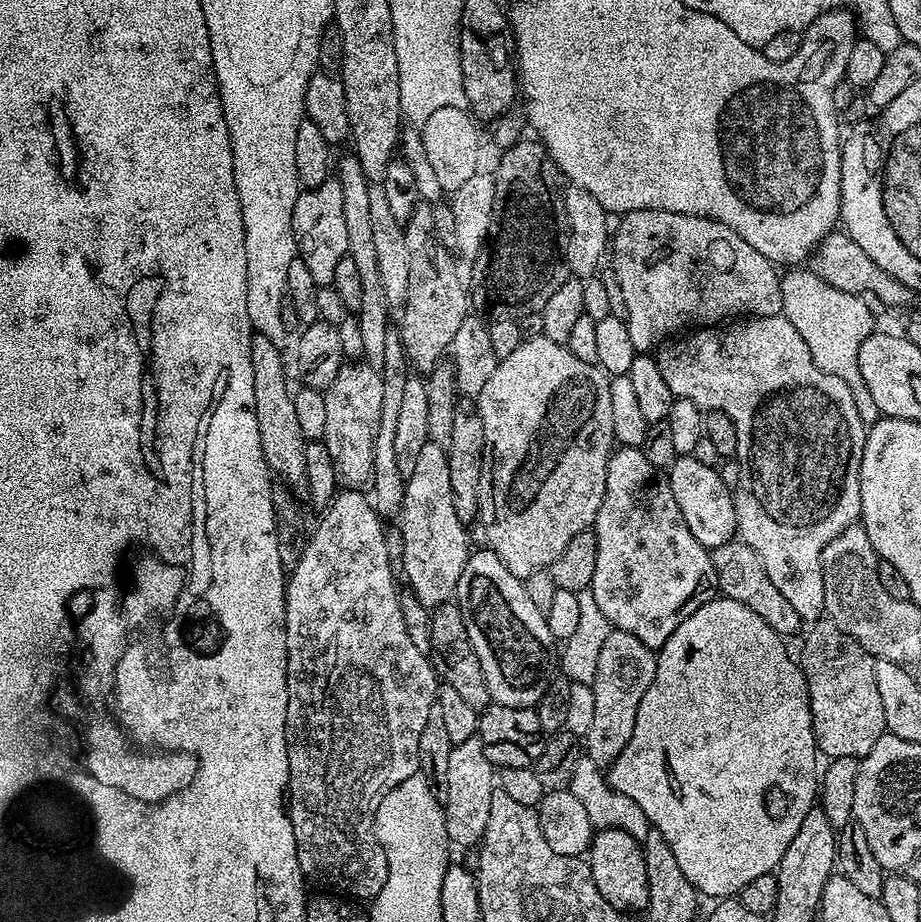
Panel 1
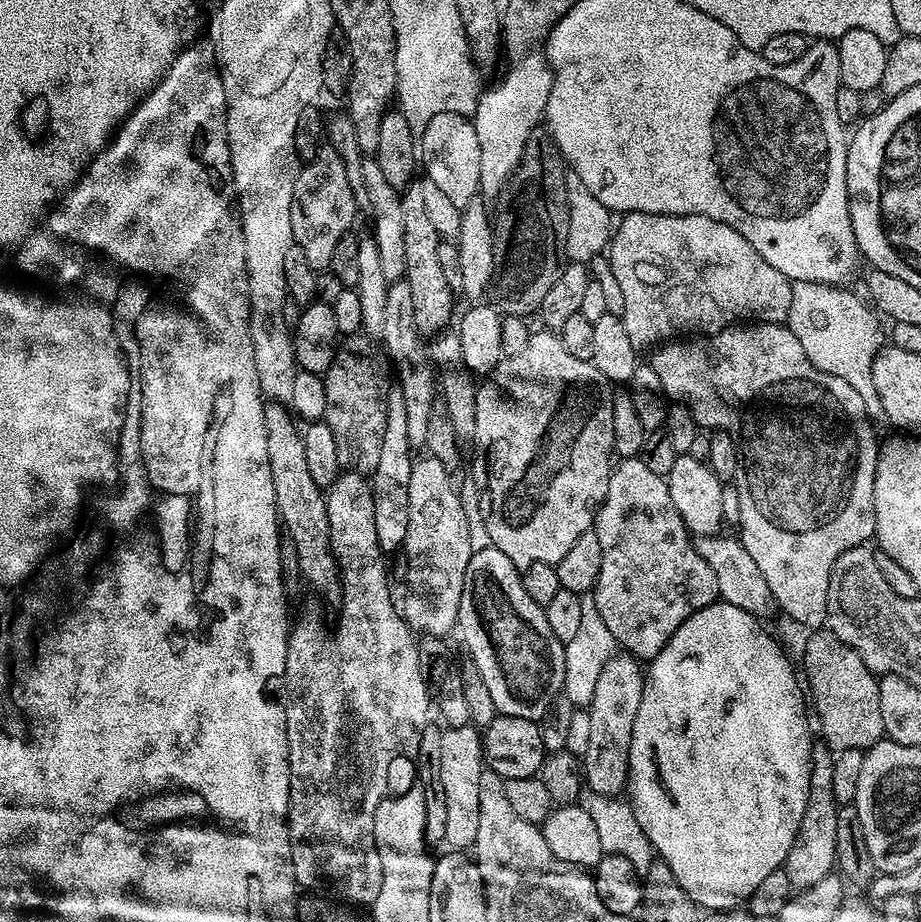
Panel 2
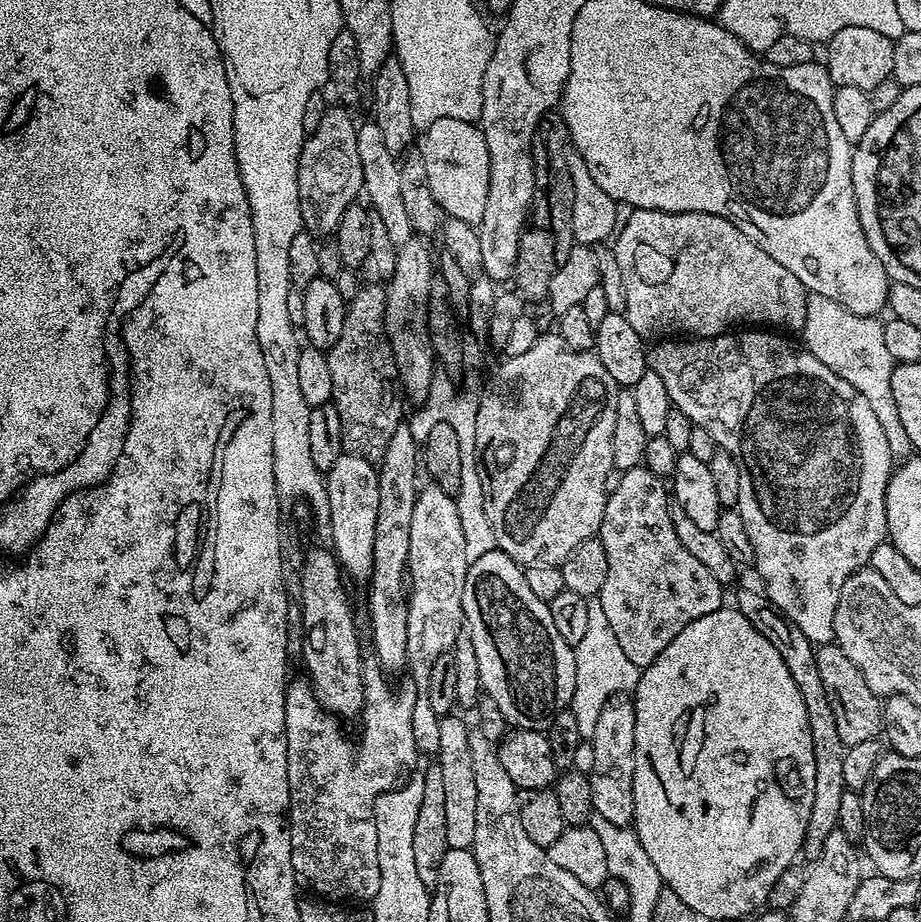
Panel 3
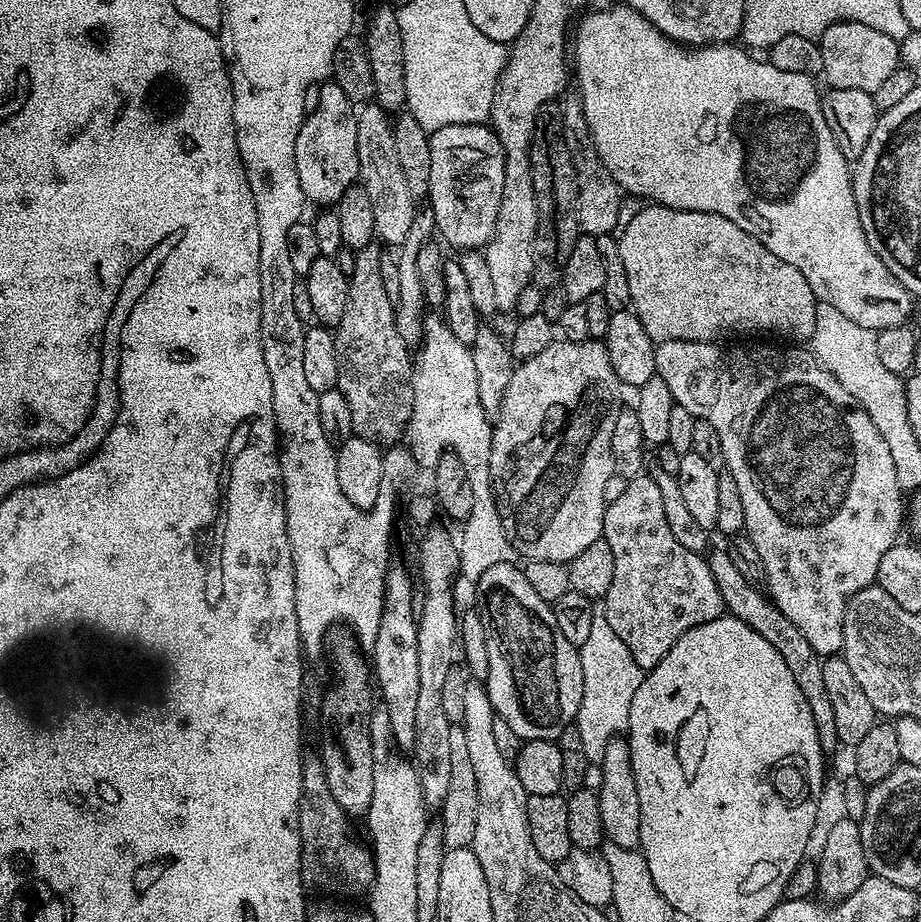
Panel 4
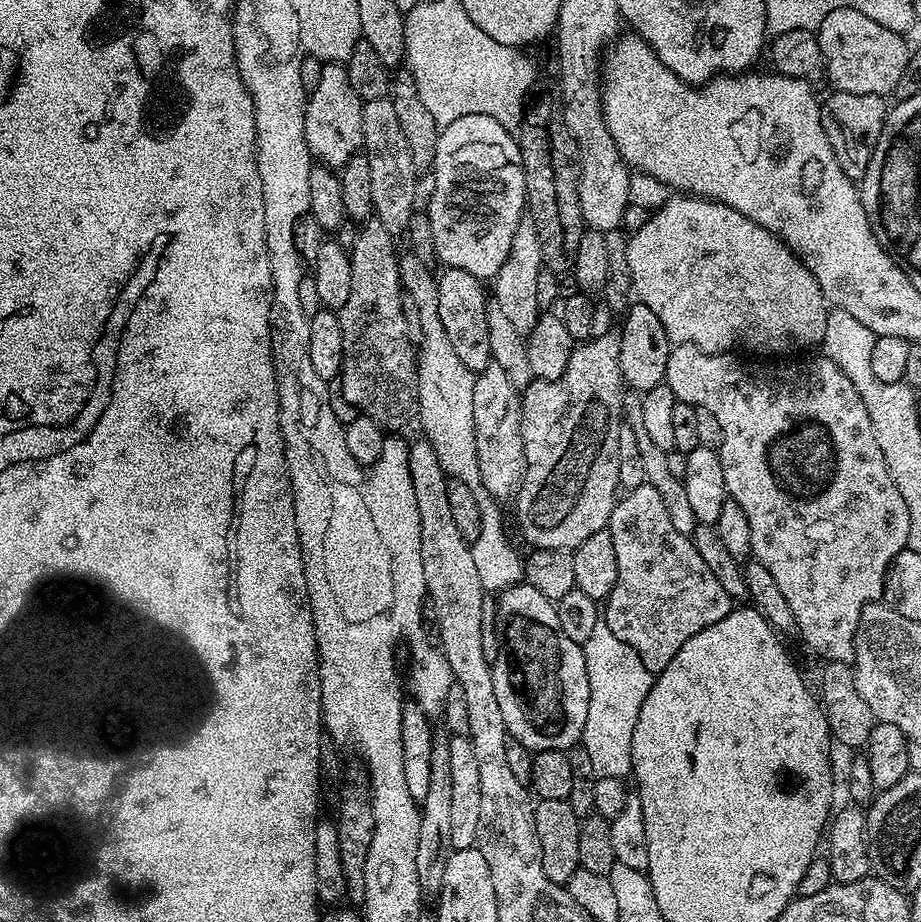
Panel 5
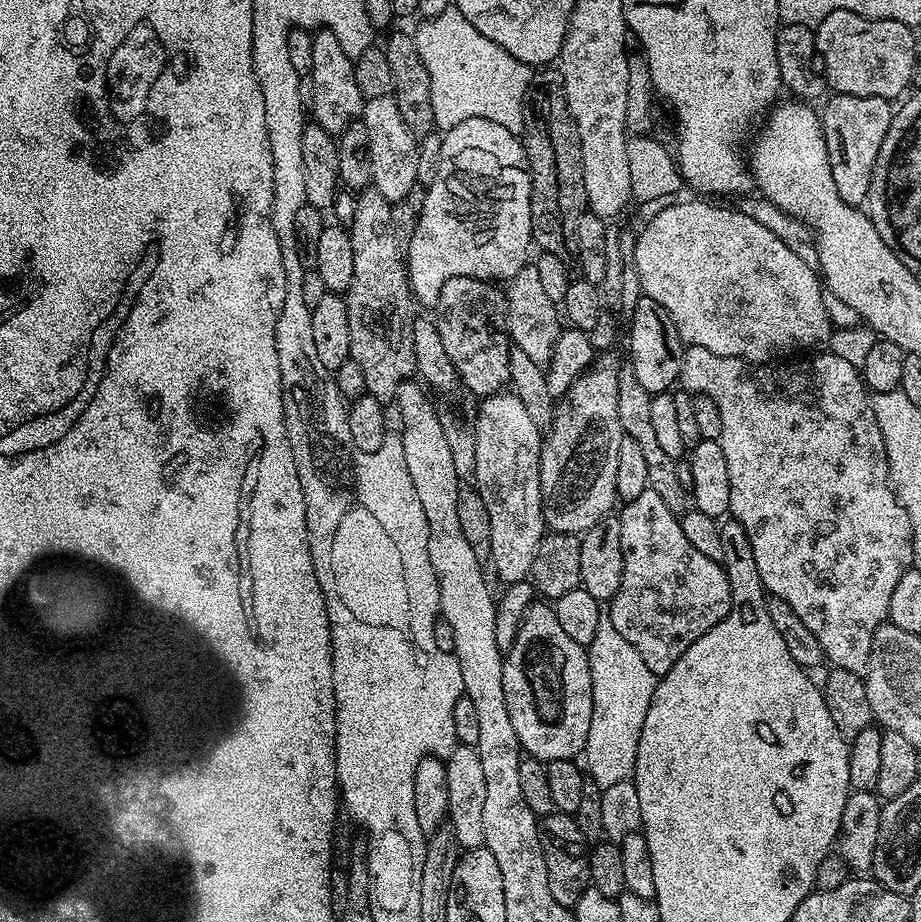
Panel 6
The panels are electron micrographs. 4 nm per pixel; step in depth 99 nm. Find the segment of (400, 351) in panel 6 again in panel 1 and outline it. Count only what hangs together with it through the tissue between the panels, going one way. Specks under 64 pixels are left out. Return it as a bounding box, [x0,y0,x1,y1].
[323,362,384,493]

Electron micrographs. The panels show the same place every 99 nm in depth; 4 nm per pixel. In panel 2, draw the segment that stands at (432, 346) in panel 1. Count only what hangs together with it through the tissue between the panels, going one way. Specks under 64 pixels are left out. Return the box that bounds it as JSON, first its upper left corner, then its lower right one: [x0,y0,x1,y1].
[400,182,454,338]

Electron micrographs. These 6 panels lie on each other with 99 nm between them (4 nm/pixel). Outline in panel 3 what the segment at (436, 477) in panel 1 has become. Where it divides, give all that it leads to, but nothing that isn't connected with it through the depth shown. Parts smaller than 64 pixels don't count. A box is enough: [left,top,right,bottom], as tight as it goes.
[406,483,469,756]

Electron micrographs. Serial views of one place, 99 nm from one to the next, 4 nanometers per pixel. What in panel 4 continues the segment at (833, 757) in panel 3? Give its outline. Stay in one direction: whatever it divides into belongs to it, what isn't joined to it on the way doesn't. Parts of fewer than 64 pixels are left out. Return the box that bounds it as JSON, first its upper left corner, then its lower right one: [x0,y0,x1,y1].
[706,547,838,754]

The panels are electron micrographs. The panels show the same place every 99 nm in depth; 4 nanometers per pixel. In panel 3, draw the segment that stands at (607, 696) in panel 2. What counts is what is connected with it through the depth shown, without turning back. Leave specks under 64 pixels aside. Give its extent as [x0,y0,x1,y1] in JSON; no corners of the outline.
[588,695,634,827]

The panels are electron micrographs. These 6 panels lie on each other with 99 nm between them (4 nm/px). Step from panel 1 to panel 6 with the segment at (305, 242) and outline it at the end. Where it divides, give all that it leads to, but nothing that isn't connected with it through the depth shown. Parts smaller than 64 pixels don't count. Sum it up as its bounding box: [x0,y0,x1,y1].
[310,28,365,134]

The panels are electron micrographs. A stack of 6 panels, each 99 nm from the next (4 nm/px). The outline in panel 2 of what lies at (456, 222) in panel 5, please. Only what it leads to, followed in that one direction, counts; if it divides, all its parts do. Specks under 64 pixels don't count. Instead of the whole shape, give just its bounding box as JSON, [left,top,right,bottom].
[418,113,480,209]

